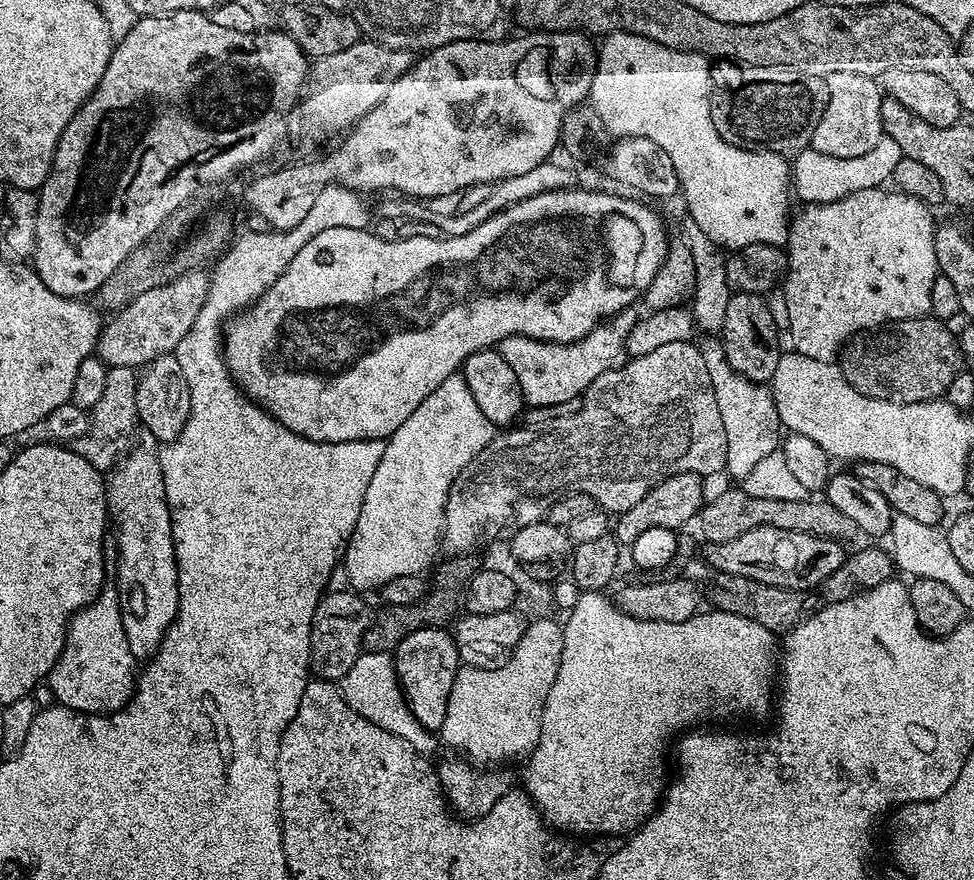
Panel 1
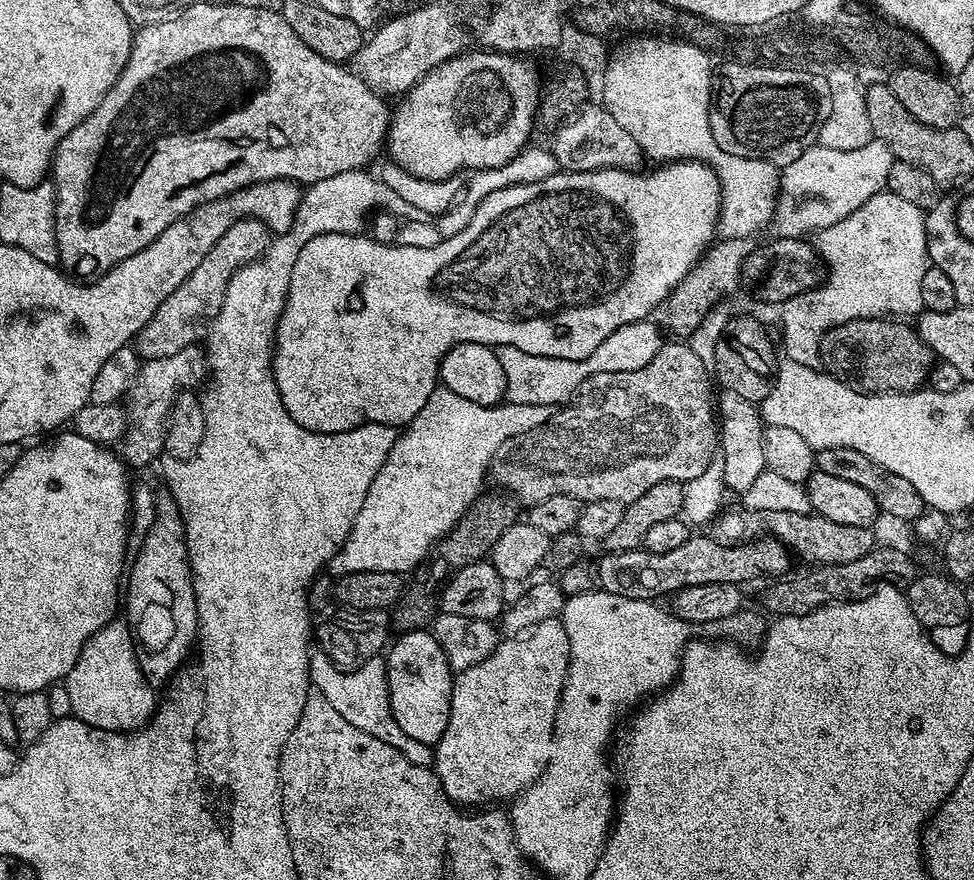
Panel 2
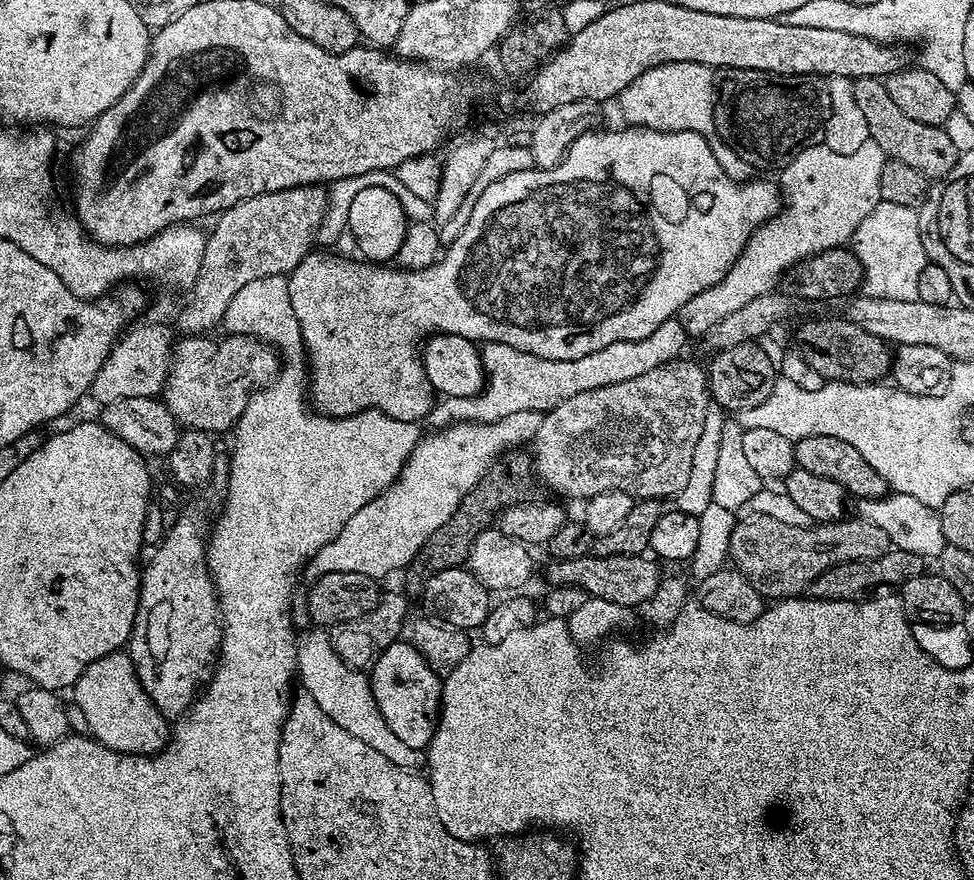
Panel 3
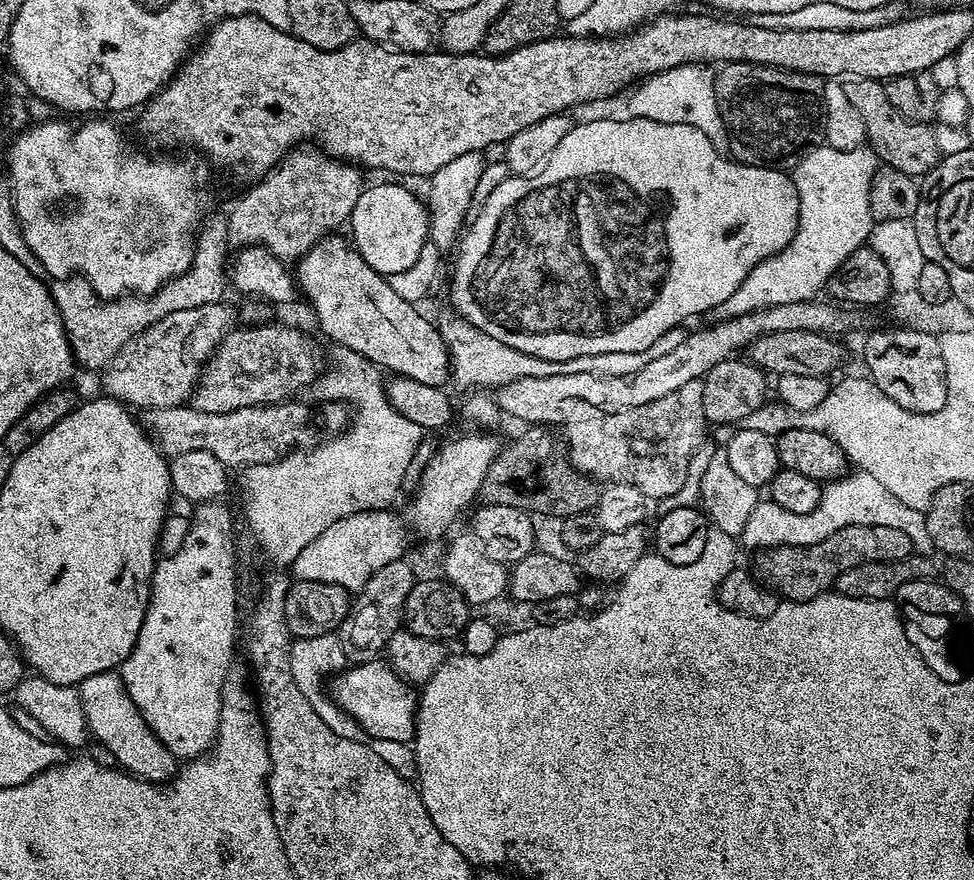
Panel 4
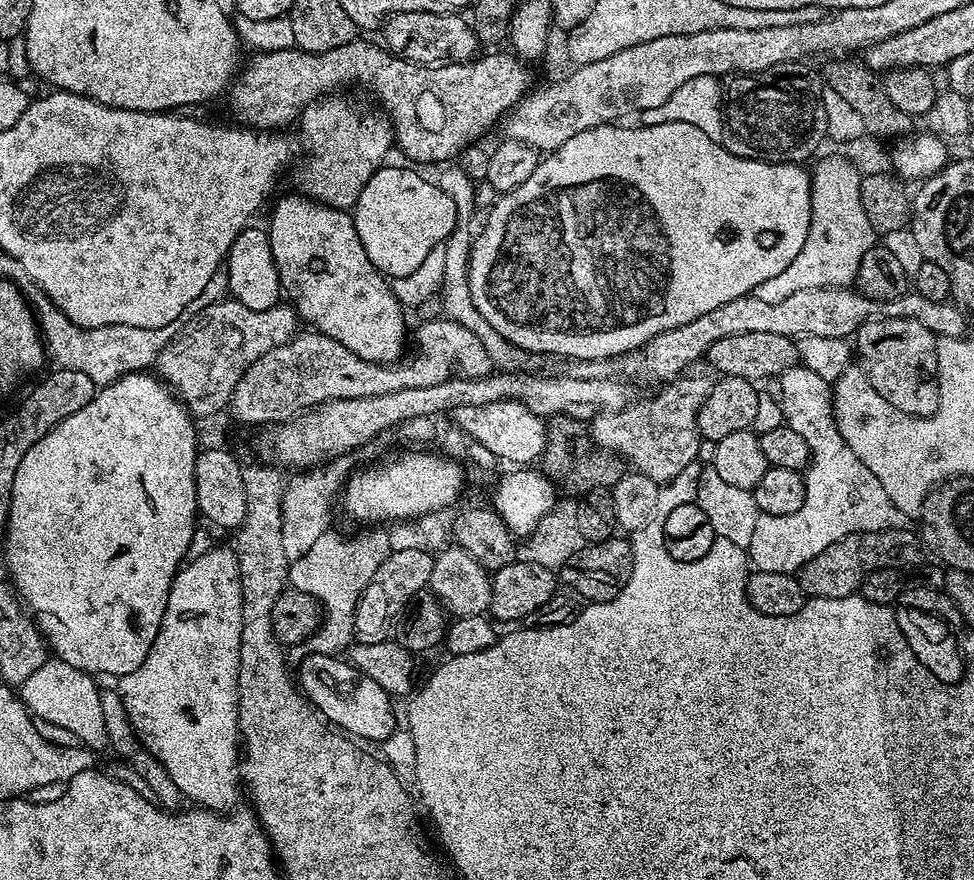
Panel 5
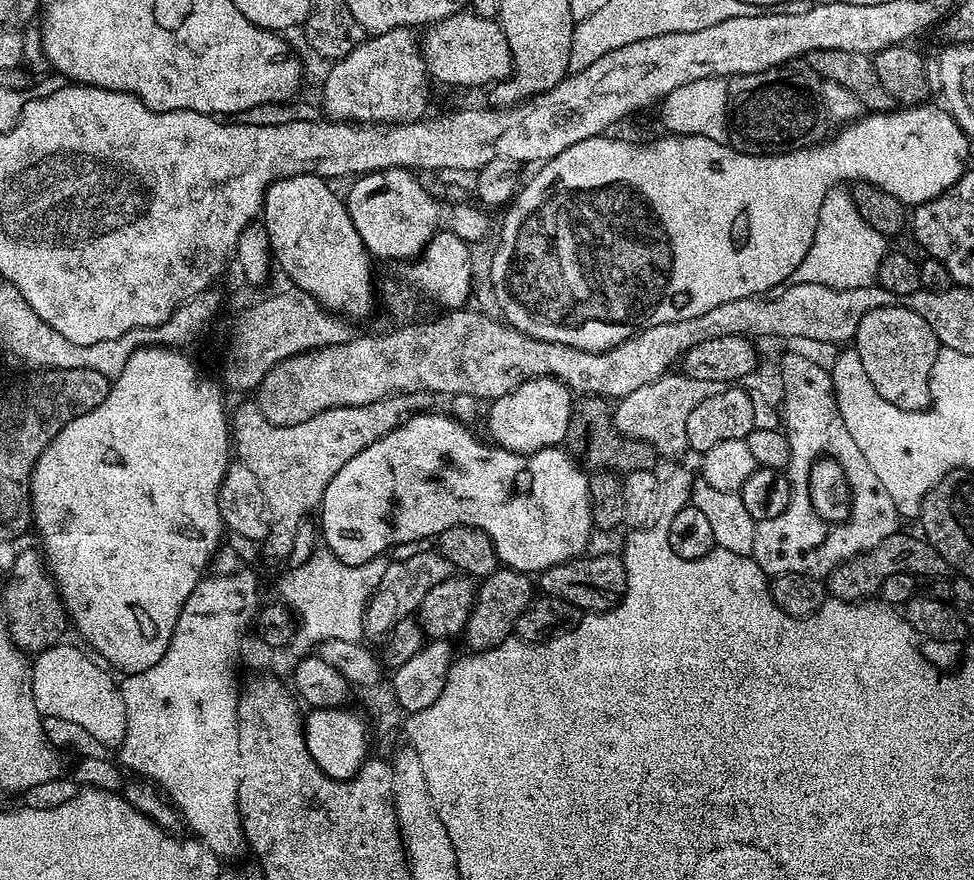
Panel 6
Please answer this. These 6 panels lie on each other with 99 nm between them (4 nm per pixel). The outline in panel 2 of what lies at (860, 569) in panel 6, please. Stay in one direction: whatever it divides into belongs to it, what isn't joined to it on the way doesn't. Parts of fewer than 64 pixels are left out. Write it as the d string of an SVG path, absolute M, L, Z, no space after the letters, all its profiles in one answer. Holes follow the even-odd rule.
M774 510L773 512L740 512L721 511L716 516L710 528L713 539L723 544L735 545L749 538L755 537L760 527L769 537L776 537L783 541L795 555L800 555L804 560L813 560L813 565L841 564L854 562L854 558L862 558L862 554L872 551L872 528L862 526L842 526L842 522L830 522L830 518L822 518L817 512L811 510L802 514L790 514L790 510Z

